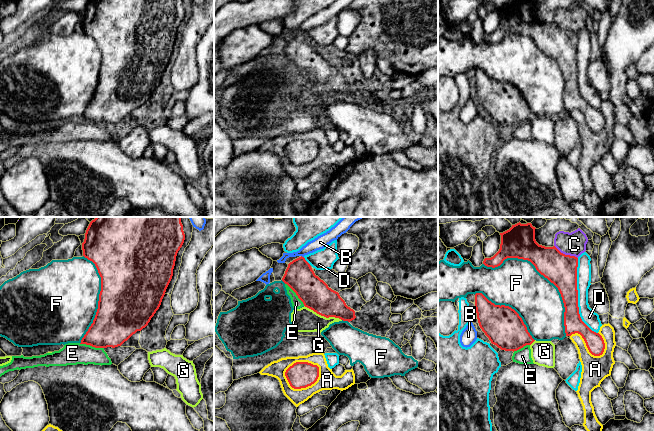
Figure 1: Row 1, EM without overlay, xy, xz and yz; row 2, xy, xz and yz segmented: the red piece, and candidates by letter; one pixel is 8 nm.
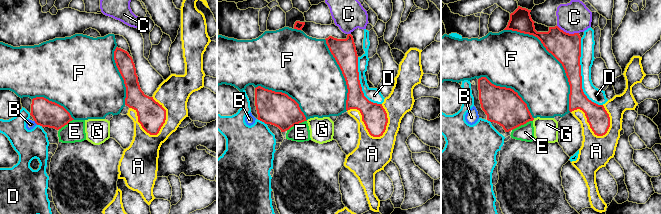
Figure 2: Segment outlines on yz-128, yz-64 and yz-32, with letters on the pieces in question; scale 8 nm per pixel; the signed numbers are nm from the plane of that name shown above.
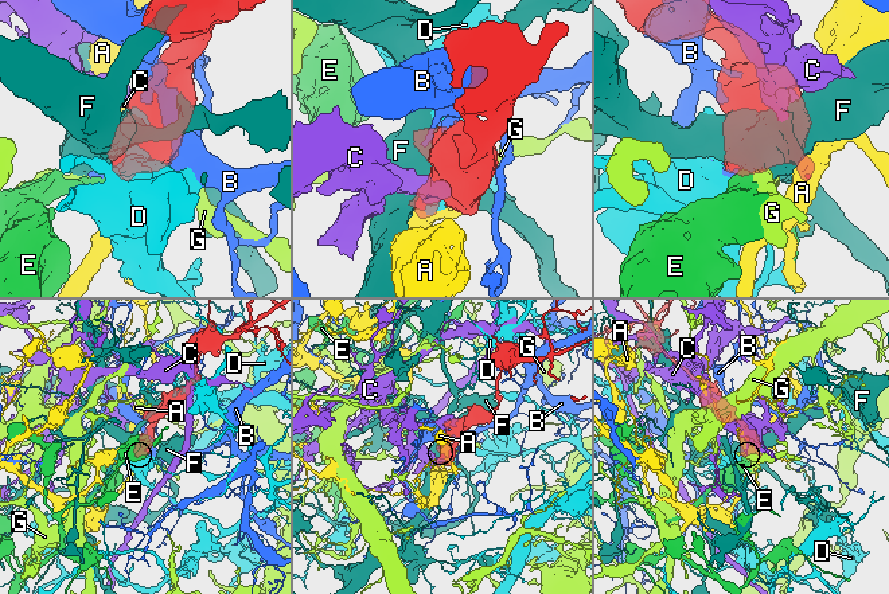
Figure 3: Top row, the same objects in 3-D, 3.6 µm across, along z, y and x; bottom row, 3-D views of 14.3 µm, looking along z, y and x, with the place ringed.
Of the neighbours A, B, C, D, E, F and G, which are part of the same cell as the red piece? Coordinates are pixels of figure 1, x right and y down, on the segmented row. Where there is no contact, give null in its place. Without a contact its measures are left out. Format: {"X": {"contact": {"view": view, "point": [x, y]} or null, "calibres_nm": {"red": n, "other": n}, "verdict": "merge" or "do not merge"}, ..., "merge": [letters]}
{"A": {"contact": {"view": "xz", "point": [300, 362]}, "calibres_nm": {"red": 200, "other": 140}, "verdict": "do not merge"}, "B": {"contact": {"view": "xz", "point": [301, 256]}, "calibres_nm": {"red": 240, "other": 100}, "verdict": "do not merge"}, "C": {"contact": {"view": "yz", "point": [566, 255]}, "calibres_nm": {"red": 260, "other": 190}, "verdict": "do not merge"}, "D": {"contact": {"view": "yz", "point": [577, 297]}, "calibres_nm": {"red": 240, "other": 120}, "verdict": "do not merge"}, "E": {"contact": {"view": "xy", "point": [91, 345]}, "calibres_nm": {"red": 320, "other": 180}, "verdict": "do not merge"}, "F": {"contact": {"view": "yz", "point": [543, 275]}, "calibres_nm": {"red": 260, "other": 380}, "verdict": "do not merge"}, "G": {"contact": {"view": "xz", "point": [323, 315]}, "calibres_nm": {"red": 240, "other": 190}, "verdict": "do not merge"}, "merge": []}

